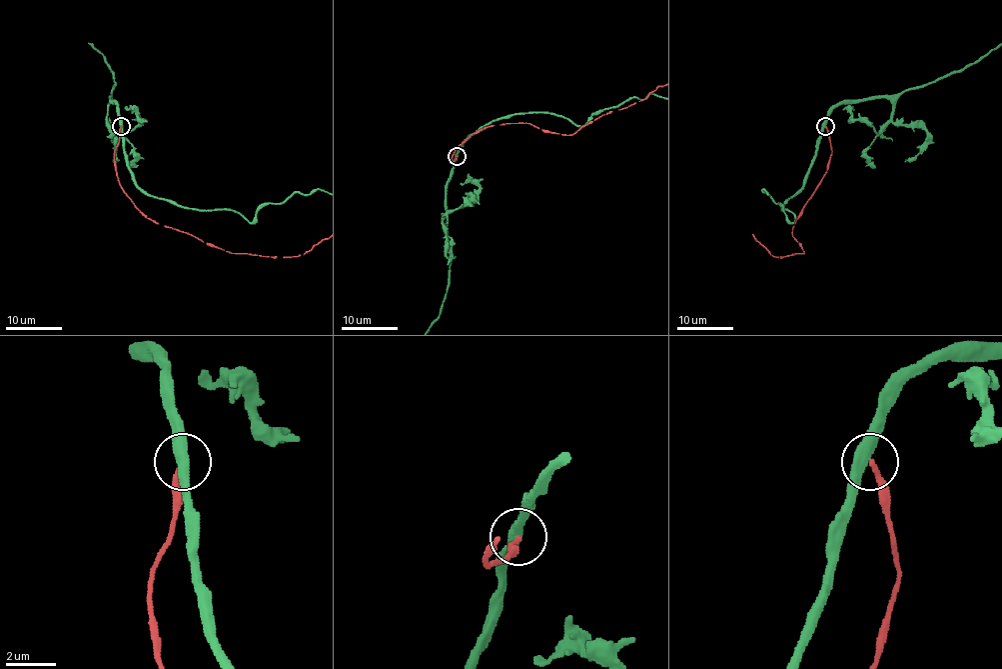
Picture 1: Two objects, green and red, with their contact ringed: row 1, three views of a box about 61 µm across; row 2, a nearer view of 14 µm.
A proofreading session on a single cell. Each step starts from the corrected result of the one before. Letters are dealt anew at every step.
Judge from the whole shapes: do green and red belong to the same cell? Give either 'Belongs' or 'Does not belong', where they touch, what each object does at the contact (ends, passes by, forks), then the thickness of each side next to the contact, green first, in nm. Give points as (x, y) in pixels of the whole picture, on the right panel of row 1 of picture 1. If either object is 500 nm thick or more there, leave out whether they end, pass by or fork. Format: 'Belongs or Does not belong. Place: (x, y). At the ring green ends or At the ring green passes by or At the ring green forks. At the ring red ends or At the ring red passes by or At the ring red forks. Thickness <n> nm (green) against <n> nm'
Does not belong. Place: (825, 126). At the ring green passes by. At the ring red ends. Thickness 460 nm (green) against 200 nm

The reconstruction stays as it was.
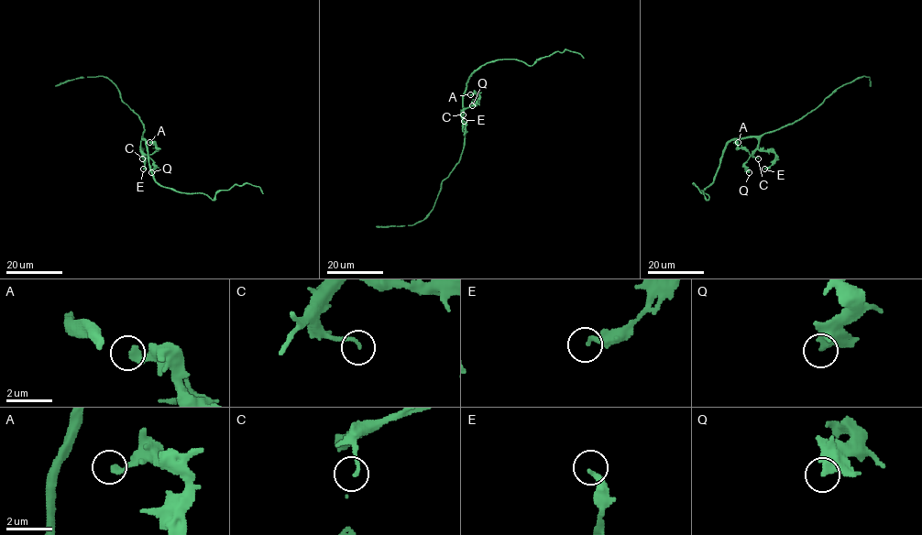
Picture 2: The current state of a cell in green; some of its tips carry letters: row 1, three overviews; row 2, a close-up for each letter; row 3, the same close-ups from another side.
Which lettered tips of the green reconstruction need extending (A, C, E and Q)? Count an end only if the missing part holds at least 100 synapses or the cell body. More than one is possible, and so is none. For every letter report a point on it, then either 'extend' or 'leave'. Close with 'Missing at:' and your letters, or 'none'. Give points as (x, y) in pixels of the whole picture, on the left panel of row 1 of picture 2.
A: at (149, 142); leave
C: at (142, 158); leave
E: at (143, 169); leave
Q: at (151, 172); leave
Missing at: none

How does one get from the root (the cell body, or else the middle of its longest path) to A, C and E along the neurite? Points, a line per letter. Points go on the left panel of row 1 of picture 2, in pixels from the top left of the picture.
A: (142, 137), (140, 149), (147, 155), (159, 148), (149, 142)
C: (142, 137), (142, 158)
E: (142, 137), (139, 148), (143, 155), (143, 169)

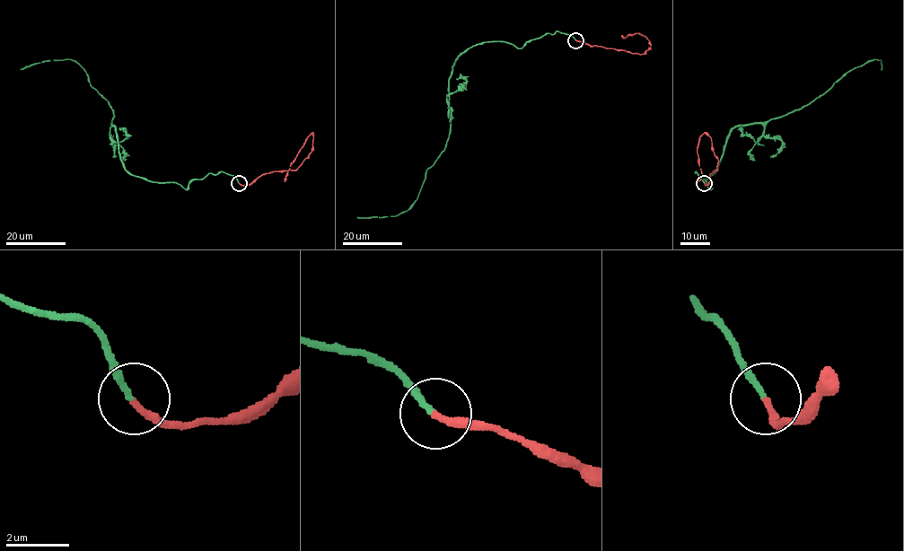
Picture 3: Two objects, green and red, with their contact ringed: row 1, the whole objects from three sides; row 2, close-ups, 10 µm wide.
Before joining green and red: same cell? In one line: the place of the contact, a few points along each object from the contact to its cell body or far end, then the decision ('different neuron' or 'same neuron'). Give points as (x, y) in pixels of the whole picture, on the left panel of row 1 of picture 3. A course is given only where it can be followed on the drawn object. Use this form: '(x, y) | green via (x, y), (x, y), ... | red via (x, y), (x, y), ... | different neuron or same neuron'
(239, 183) | green via (239, 183), (218, 171), (185, 188), (130, 174), (118, 153), (114, 112), (79, 64), (59, 59), (20, 70) | red via (239, 183), (247, 185), (269, 172), (296, 170), (311, 151), (311, 133), (291, 165), (285, 181) | same neuron

